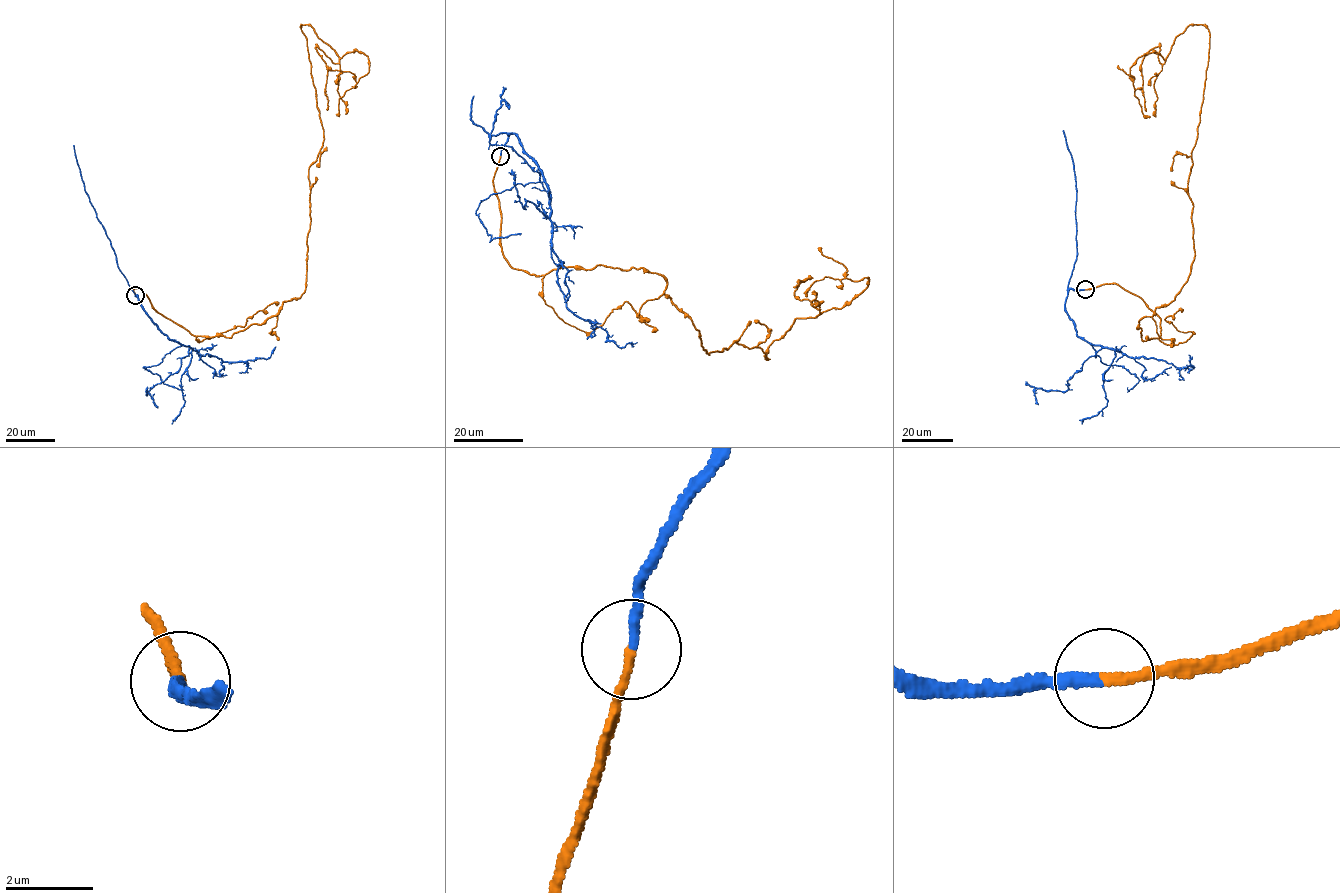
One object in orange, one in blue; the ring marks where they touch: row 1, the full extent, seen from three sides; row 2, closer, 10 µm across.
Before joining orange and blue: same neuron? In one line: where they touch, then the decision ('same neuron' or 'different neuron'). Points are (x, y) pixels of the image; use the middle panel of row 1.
(500, 156) | same neuron

